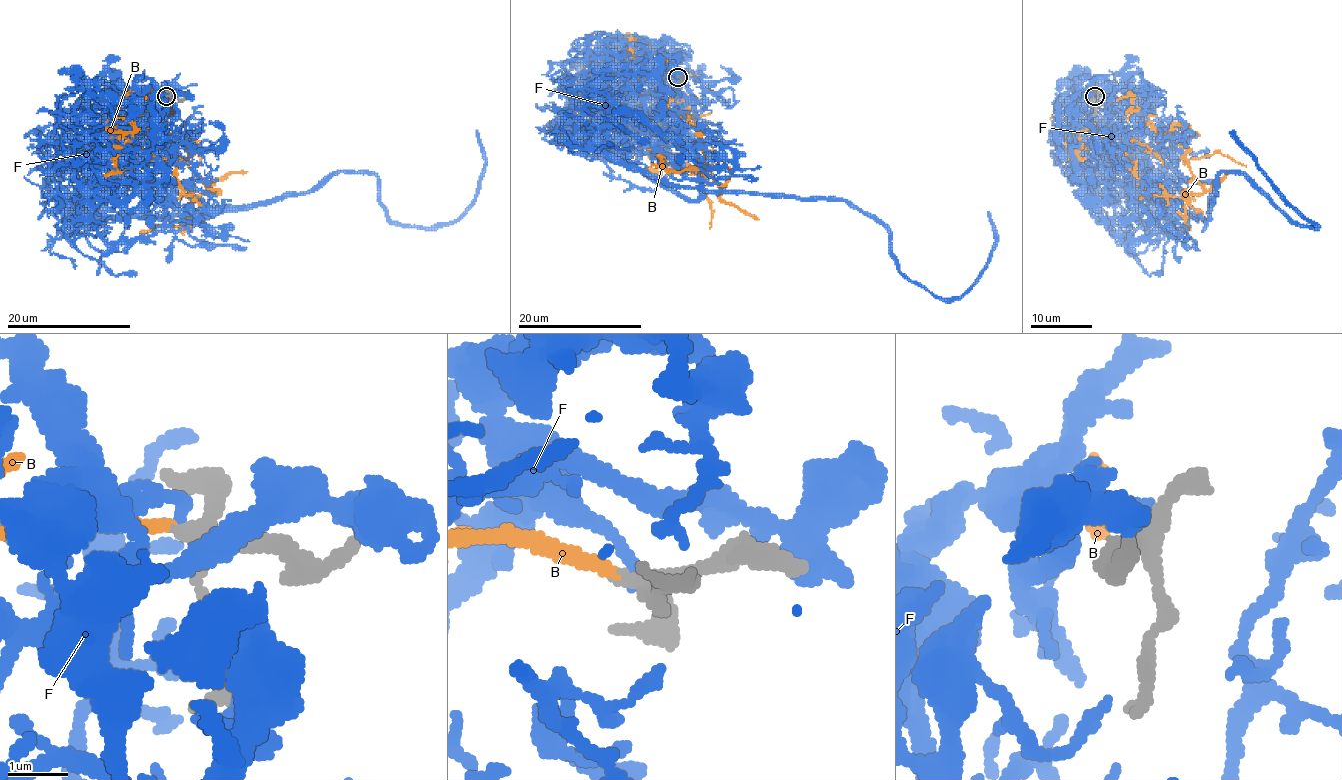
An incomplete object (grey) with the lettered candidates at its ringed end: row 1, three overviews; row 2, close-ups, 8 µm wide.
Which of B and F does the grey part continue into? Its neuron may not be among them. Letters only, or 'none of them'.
B

